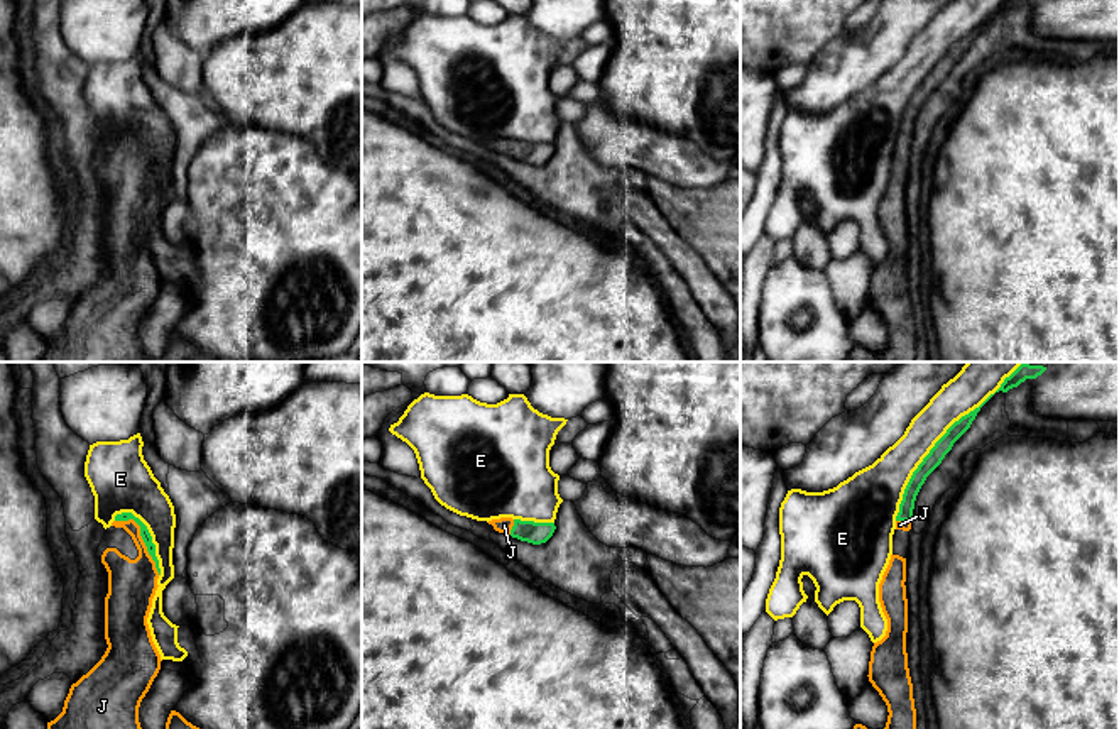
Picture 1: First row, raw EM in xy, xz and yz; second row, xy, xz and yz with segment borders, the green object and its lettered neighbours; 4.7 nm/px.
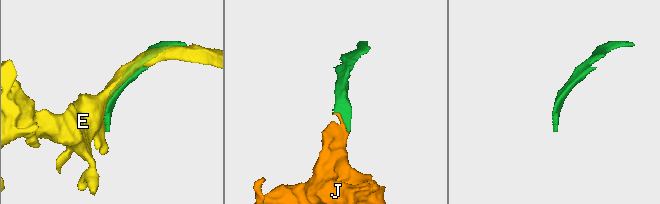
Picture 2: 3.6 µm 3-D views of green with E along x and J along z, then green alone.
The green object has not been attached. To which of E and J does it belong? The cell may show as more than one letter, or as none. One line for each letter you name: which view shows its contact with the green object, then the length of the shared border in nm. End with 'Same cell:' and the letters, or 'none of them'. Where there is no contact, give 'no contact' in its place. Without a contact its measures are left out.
J: contact in xy; length 340 nm
Same cell: J

